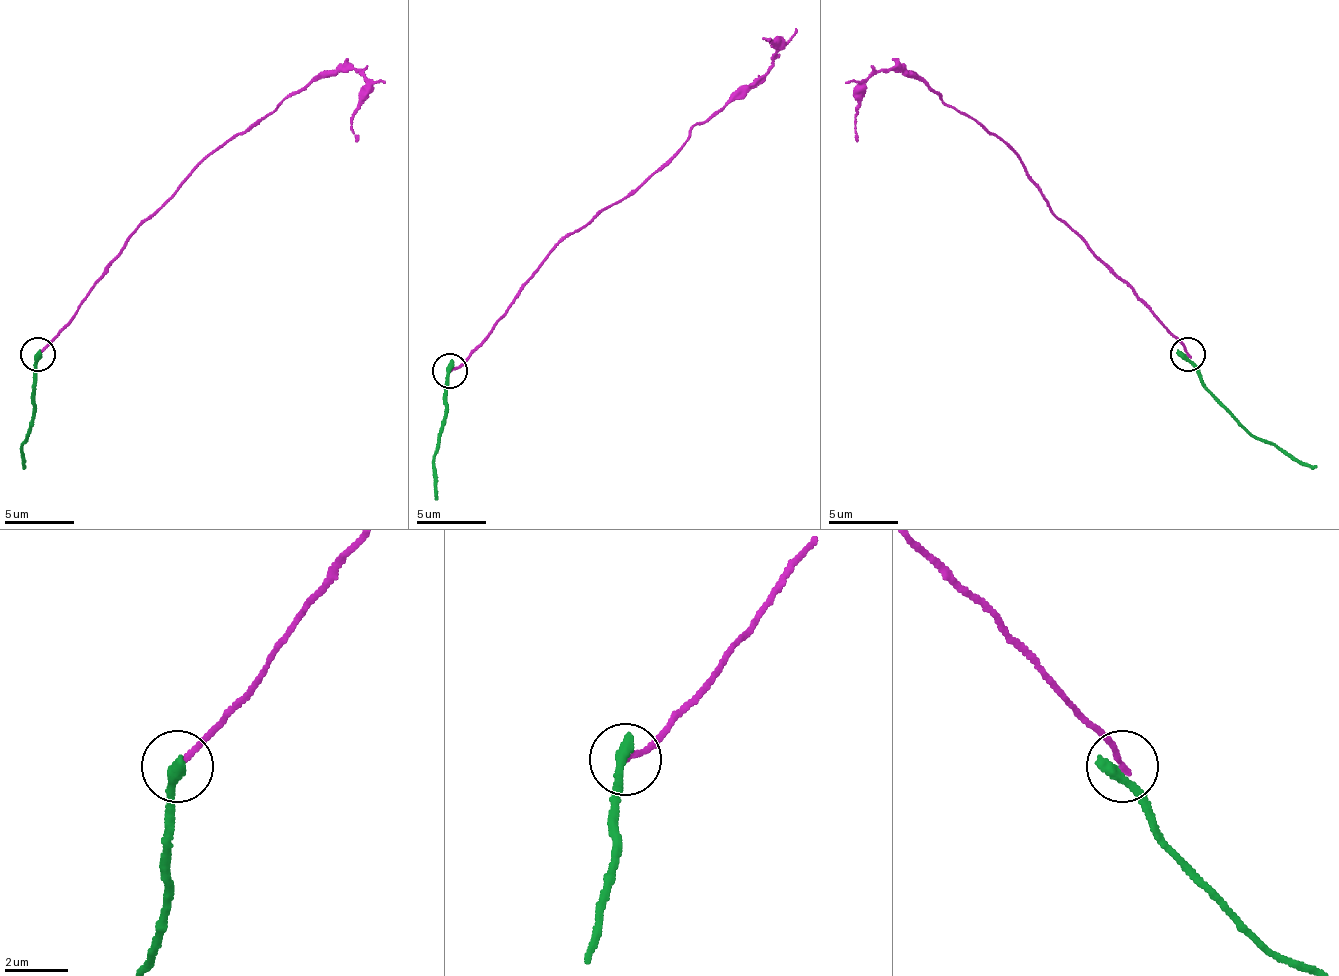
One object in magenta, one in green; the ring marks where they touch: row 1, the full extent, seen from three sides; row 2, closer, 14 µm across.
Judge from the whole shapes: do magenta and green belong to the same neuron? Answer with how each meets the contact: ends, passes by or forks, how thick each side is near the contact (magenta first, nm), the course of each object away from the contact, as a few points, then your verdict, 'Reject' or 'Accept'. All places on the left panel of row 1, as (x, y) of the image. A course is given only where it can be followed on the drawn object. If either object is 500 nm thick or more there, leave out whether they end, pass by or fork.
At the ring magenta ends. At the ring green ends. Thickness 180 nm (magenta) against 400 nm. Course of magenta: (37, 355), (107, 264), (211, 153), (288, 97), (323, 76), (358, 69), (364, 80), (351, 122), (358, 142). Course of green: (37, 355), (37, 379), (27, 439), (23, 442), (27, 466). Reject

